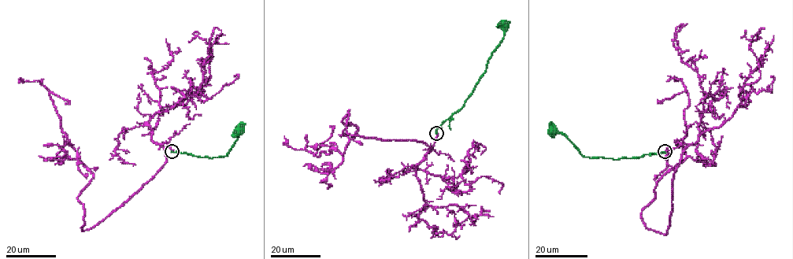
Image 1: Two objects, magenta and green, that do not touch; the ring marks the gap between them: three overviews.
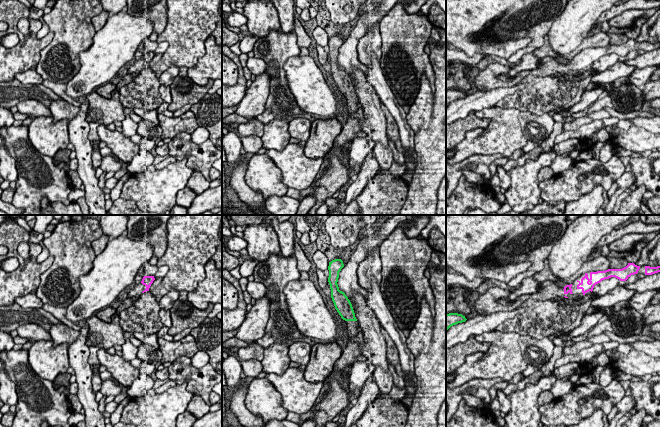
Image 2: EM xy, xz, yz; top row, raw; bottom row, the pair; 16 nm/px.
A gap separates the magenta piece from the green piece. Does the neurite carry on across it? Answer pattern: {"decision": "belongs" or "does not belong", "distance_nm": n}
{"decision": "does not belong", "distance_nm": 1600}

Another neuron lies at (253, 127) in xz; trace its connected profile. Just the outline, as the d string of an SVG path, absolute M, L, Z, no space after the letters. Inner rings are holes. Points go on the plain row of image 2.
M252 119L247 123L240 124L237 128L239 134L243 137L248 137L251 135L256 135L262 137L264 134L264 124L256 119Z

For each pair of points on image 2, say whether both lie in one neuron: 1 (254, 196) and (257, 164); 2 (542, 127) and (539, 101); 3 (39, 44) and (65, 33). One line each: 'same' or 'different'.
1: different
2: different
3: different

